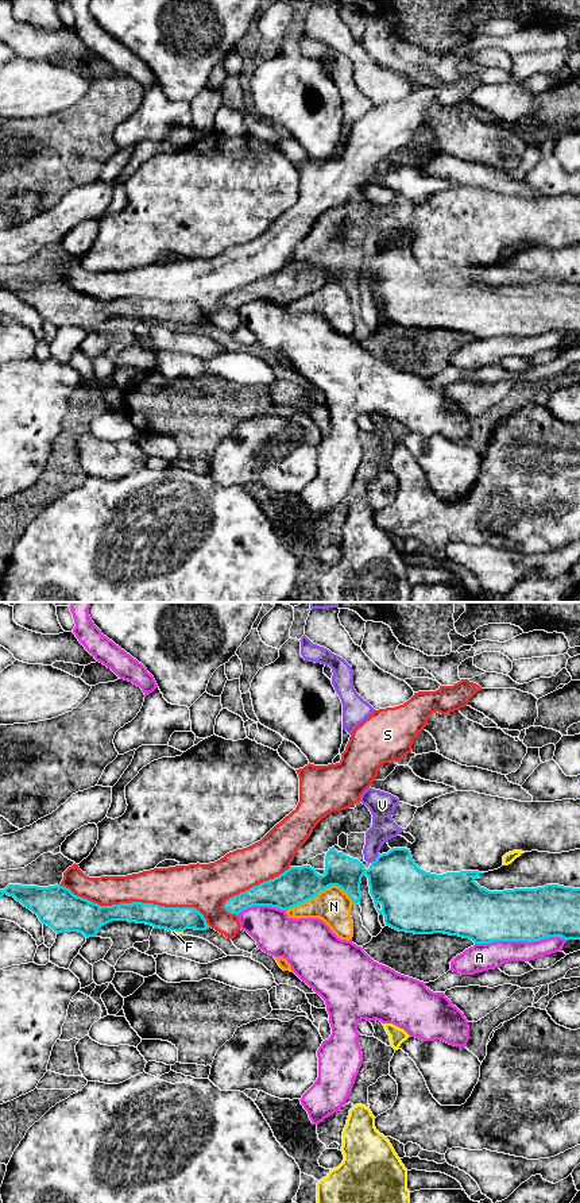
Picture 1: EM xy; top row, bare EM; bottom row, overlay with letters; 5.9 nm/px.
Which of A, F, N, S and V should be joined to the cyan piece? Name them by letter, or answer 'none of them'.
V

